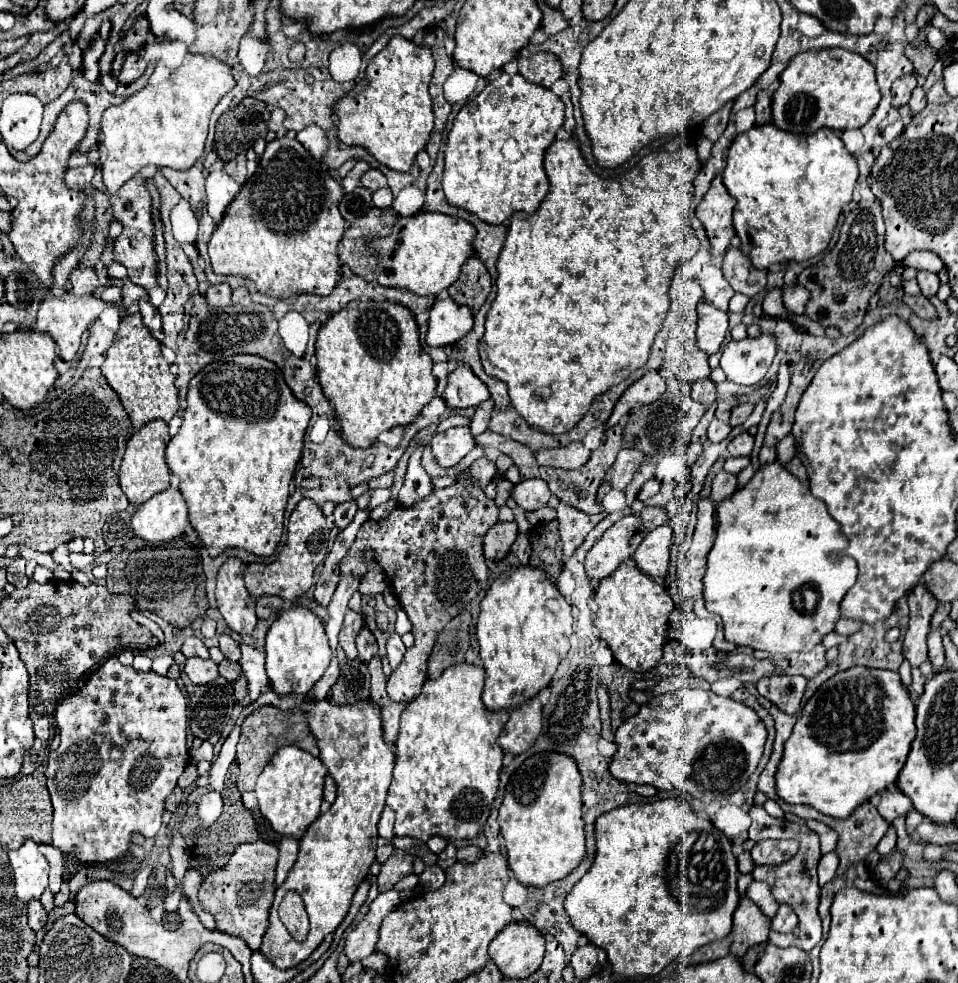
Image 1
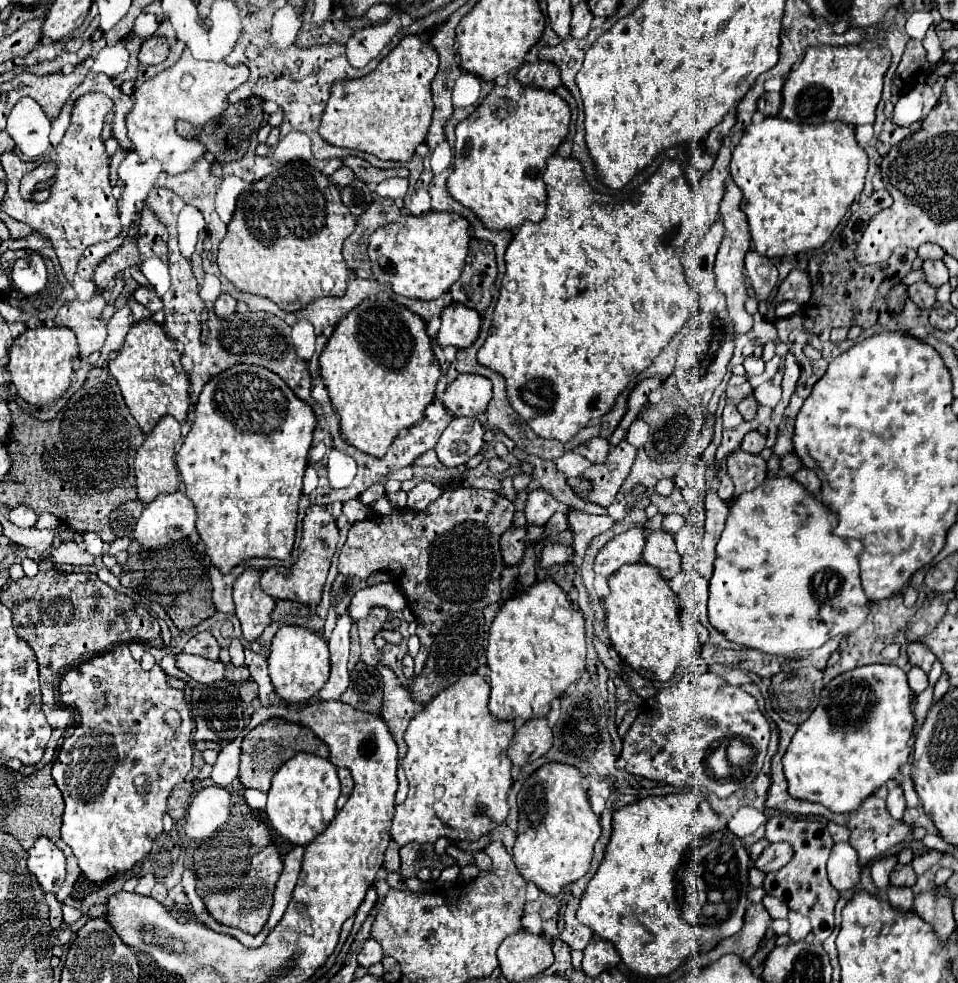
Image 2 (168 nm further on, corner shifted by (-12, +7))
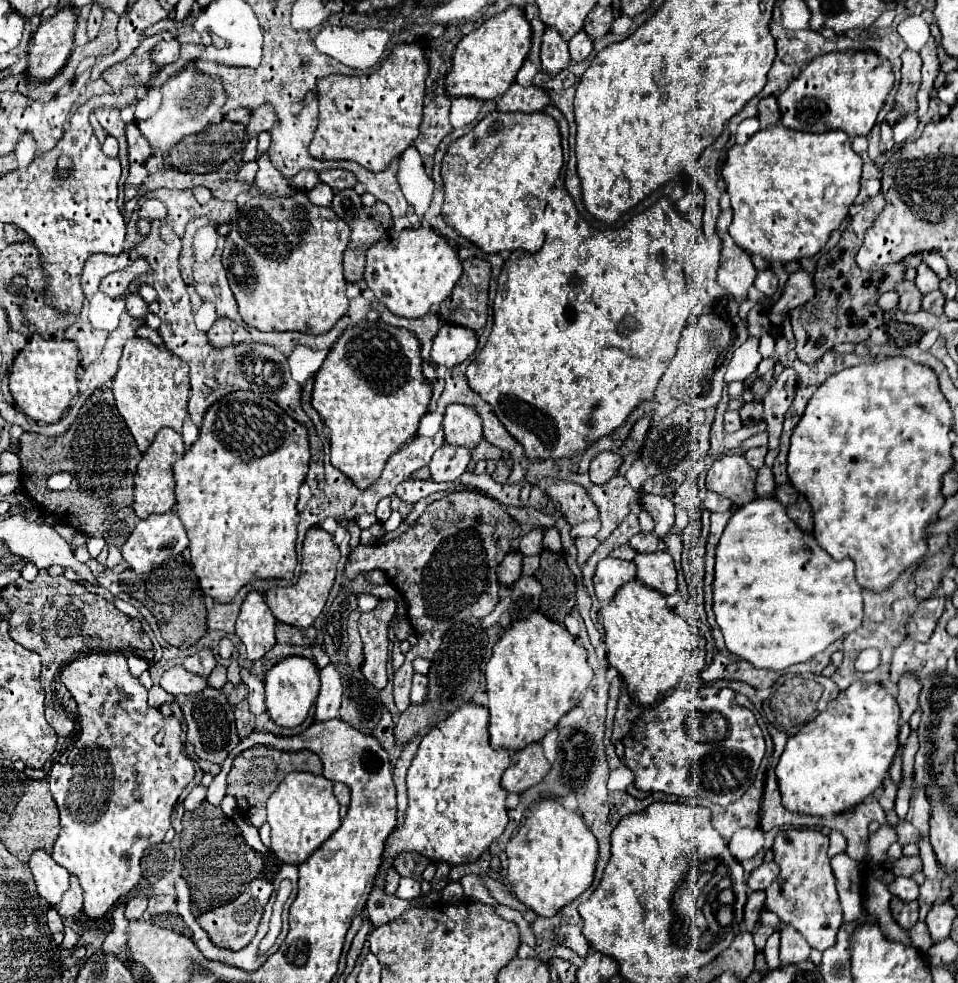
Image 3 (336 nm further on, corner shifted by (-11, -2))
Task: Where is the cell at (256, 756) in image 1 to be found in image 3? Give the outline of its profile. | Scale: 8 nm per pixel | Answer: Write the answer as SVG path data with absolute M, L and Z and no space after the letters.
M255 746L251 750L245 750L239 754L233 762L233 768L227 776L227 794L235 796L237 806L243 816L251 820L251 824L259 830L265 822L265 802L269 796L277 790L281 780L289 772L311 772L311 774L321 774L321 760L317 754L309 750L301 752L281 752L281 750L267 750L265 746Z

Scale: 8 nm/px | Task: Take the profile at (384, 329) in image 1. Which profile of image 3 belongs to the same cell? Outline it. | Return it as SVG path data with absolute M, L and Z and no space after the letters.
M363 320L359 326L347 328L347 330L343 332L343 336L335 342L335 346L333 346L331 352L329 352L329 356L325 358L325 362L323 362L321 368L317 370L317 374L315 374L315 384L313 384L311 406L317 410L317 414L321 416L321 420L325 422L325 426L329 428L331 464L333 464L337 470L341 470L357 488L365 490L365 488L369 488L369 486L381 476L387 458L389 458L401 444L405 444L411 436L415 436L417 426L419 426L419 420L421 420L421 418L425 416L425 412L427 412L429 400L431 400L431 384L423 378L423 372L421 372L421 344L419 344L419 340L417 340L413 334L407 334L407 330L399 330L399 328L395 328L395 326L387 326L387 324L381 322L381 320L377 320L377 322Z

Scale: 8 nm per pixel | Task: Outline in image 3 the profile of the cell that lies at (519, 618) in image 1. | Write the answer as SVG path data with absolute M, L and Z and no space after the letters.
M535 612L531 618L523 622L511 624L509 630L501 634L501 640L493 648L493 656L489 658L485 666L485 678L487 678L487 696L489 696L489 734L491 734L491 746L503 748L503 750L523 750L529 744L541 742L549 730L557 726L557 722L579 704L583 698L583 692L587 690L593 670L587 664L585 648L577 644L577 640L567 632L565 626L559 626L551 620L547 620L543 614Z

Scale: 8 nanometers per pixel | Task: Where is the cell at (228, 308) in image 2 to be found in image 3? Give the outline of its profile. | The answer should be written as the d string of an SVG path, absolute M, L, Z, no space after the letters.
M219 318L213 328L207 332L209 344L213 348L225 348L231 344L233 340L233 332L235 332L235 324L229 318Z

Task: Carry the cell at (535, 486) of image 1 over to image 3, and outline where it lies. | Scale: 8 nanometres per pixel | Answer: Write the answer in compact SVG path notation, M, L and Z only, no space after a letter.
M535 528L535 530L531 530L529 534L525 534L525 536L521 538L519 552L521 552L523 556L535 556L535 554L539 554L541 550L543 550L543 530Z

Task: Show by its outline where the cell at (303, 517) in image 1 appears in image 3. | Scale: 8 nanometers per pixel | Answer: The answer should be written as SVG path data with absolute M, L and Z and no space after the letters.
M311 528L305 536L305 544L303 544L303 574L299 576L299 582L291 588L273 588L265 594L265 602L271 608L273 616L279 622L285 622L289 626L295 628L309 628L313 626L315 618L323 612L329 590L333 586L335 580L335 572L337 572L337 564L339 564L339 548L333 544L331 534L327 534L321 528Z

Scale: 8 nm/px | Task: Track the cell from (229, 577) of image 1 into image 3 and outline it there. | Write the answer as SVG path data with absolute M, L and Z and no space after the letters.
M249 592L237 618L237 636L247 648L249 660L263 658L275 644L275 616L259 592Z

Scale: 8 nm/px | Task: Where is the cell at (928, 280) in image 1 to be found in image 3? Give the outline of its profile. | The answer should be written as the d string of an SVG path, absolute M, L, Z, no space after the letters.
M921 262L921 264L917 266L915 286L919 288L921 294L927 294L927 292L933 292L933 290L939 288L939 278L935 276L935 272L933 272L925 262Z

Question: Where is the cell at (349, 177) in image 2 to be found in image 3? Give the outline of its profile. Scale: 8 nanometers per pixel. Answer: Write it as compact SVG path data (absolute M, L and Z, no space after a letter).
M317 184L315 188L305 190L305 194L311 200L311 204L315 204L315 206L329 206L331 198L333 198L333 190L327 184Z

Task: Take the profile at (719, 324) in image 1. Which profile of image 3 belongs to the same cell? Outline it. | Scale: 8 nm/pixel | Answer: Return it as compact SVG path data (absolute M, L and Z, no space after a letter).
M723 210L717 218L717 236L721 238L723 242L723 248L721 248L721 258L719 258L719 270L717 270L717 282L731 294L735 294L739 300L747 296L747 290L753 286L753 280L755 280L755 274L757 270L753 268L753 262L751 262L751 256L745 252L745 250L739 250L739 246L735 246L735 242L729 238L729 228L731 224L731 210Z

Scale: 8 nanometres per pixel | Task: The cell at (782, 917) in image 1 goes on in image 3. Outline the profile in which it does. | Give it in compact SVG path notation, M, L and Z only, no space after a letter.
M783 926L781 944L779 944L781 966L791 966L791 964L809 960L809 952L811 952L811 948L807 946L805 938L799 936L799 932L791 930L791 926Z

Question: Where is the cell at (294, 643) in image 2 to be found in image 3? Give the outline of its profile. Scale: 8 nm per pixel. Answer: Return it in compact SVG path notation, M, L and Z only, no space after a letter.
M289 656L275 664L265 676L265 704L271 720L283 728L295 728L305 722L309 708L319 694L319 670L313 660L301 656Z

